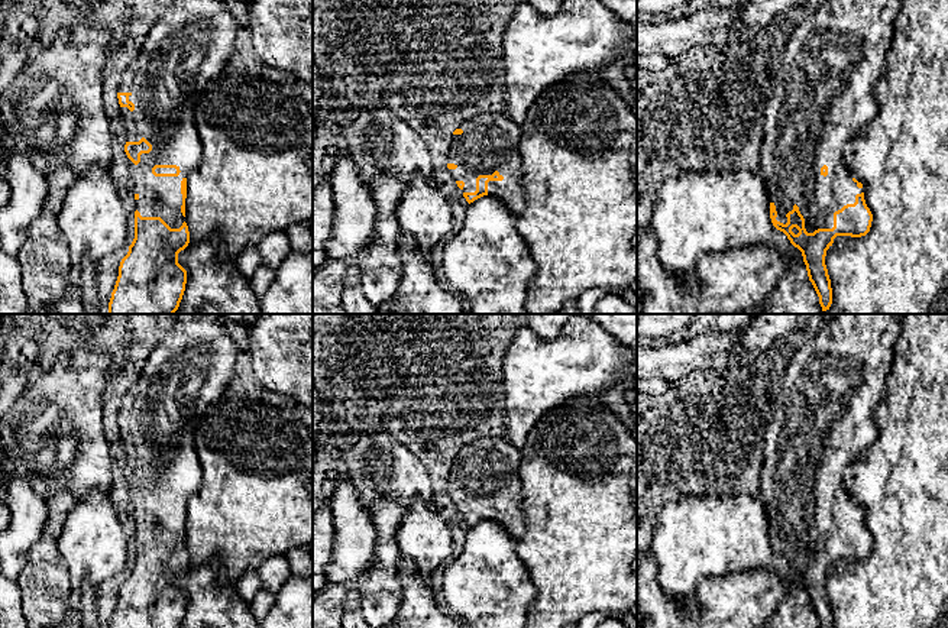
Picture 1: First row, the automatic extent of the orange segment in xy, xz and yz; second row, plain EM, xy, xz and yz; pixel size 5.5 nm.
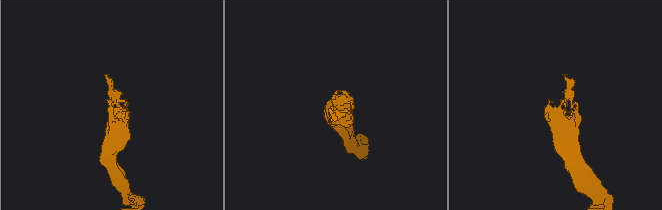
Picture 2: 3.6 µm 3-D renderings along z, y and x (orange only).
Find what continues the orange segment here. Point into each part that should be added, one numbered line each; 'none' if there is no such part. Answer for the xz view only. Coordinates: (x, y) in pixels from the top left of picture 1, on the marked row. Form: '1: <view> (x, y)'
1: xz (488, 143)

